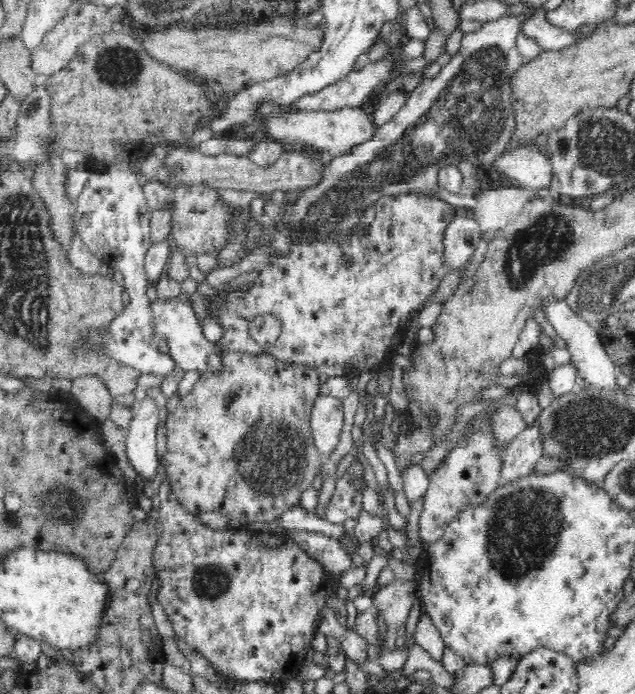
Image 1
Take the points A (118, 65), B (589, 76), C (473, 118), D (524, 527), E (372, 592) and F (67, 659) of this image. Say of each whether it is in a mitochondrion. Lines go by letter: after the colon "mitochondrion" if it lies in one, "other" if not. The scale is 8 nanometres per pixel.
A: mitochondrion
B: other
C: mitochondrion
D: mitochondrion
E: other
F: other

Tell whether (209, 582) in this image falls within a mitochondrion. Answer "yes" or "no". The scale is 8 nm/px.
yes

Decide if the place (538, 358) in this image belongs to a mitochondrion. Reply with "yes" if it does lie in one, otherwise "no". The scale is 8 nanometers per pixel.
no

